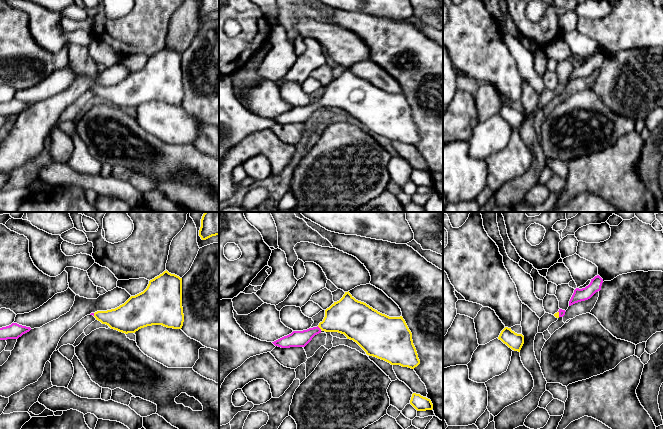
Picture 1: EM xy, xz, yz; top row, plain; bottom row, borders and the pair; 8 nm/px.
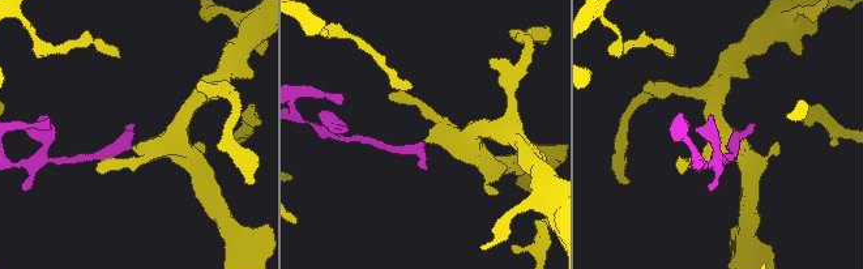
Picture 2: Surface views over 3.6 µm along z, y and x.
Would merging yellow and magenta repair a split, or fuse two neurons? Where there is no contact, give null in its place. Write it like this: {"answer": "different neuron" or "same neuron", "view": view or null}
{"answer": "same neuron", "view": "xz"}

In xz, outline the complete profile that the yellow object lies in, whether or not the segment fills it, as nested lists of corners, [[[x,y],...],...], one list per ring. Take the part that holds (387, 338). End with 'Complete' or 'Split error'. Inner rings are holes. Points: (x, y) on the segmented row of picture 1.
[[[349,291],[345,292],[339,301],[334,302],[325,310],[325,317],[317,327],[303,331],[293,331],[272,343],[281,348],[305,347],[315,335],[322,331],[344,334],[347,339],[356,342],[367,355],[384,360],[391,365],[414,369],[420,364],[413,344],[412,333],[403,317],[389,317],[382,314],[366,303],[356,300]]]. Split error

